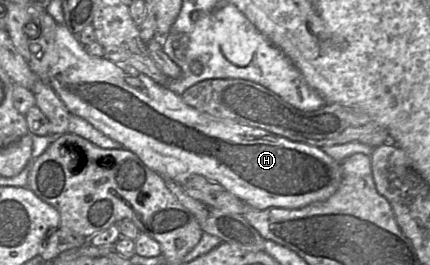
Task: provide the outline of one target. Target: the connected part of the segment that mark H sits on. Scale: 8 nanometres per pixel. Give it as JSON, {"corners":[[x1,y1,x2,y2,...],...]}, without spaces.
{"corners":[[57,24,55,44,58,60,49,70,49,85,71,115,83,118,119,142,165,180,181,184,192,175,200,175,220,184,247,206,258,210,272,207,299,209,327,200,339,188,342,178,340,163,321,148,198,111,184,103,180,95,132,67,123,67,105,57,90,55,79,41,78,34,72,34,66,25]]}

